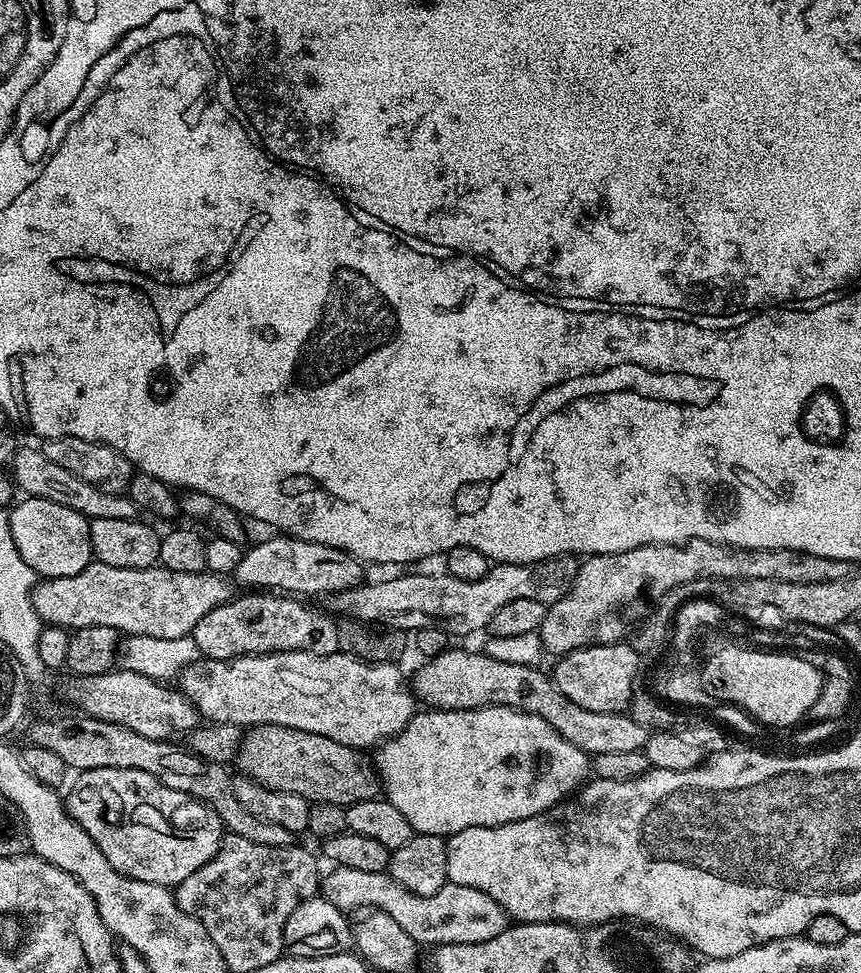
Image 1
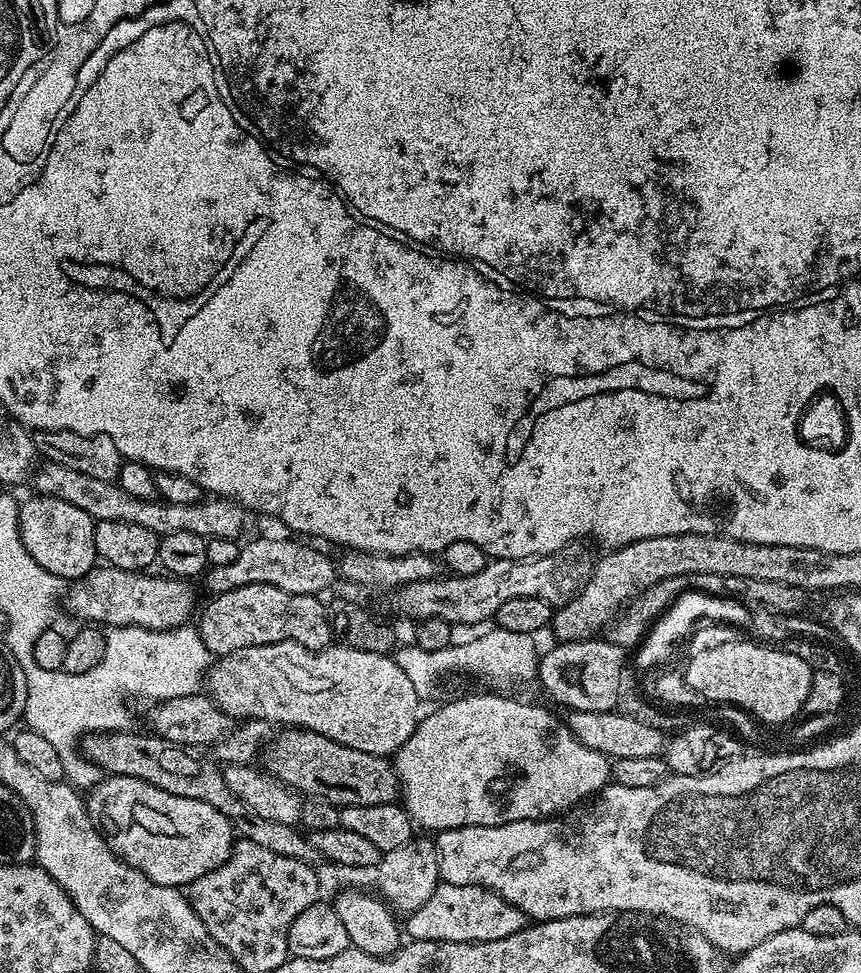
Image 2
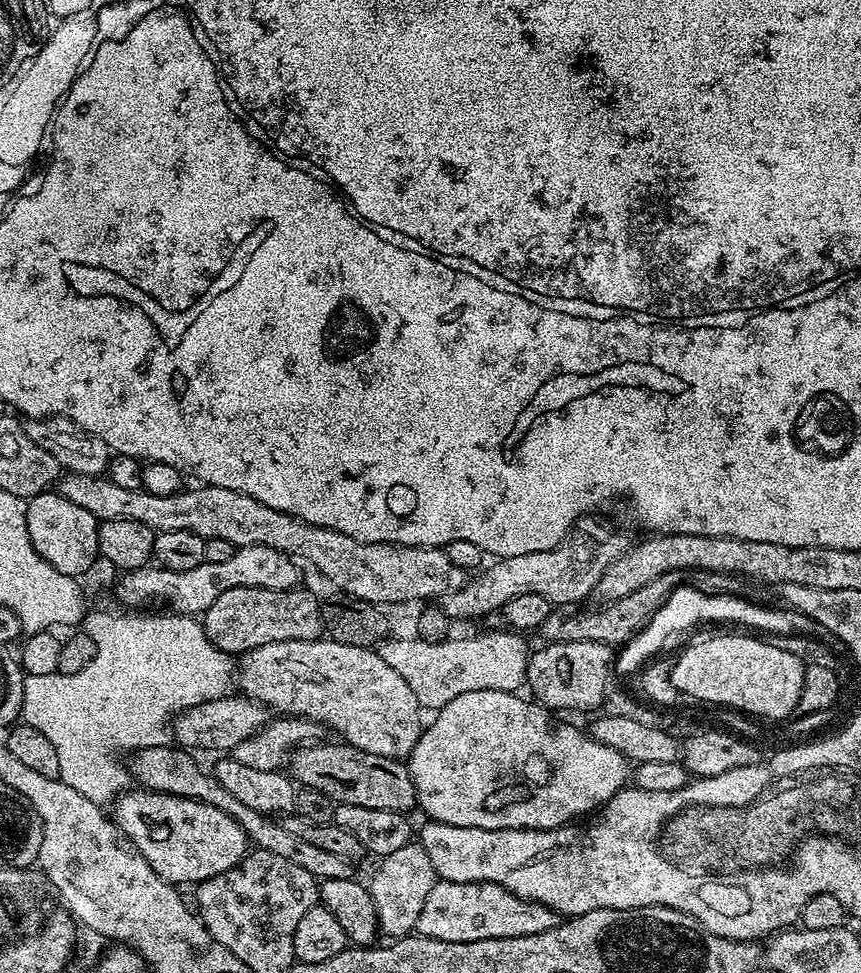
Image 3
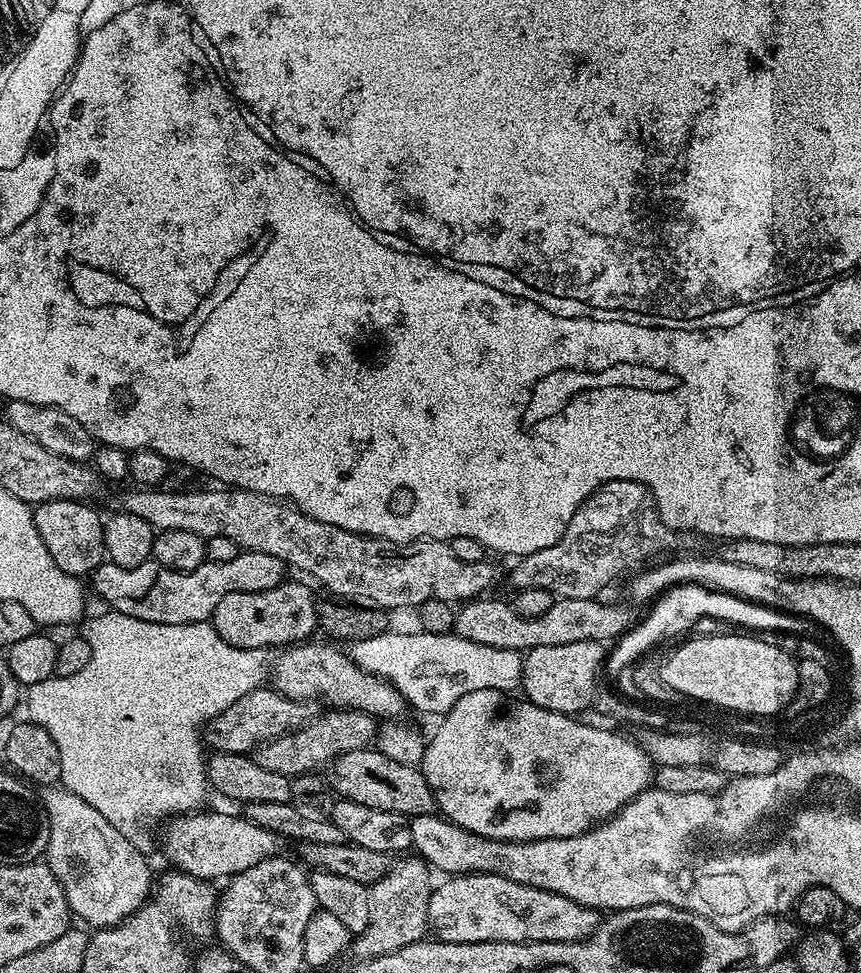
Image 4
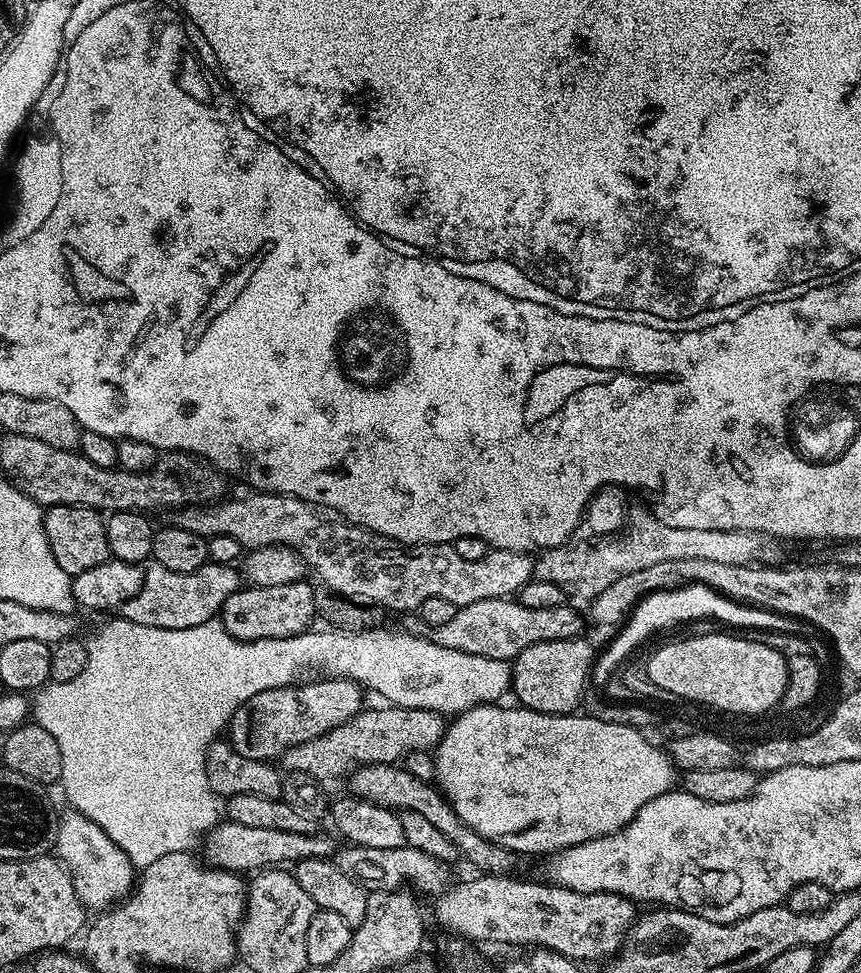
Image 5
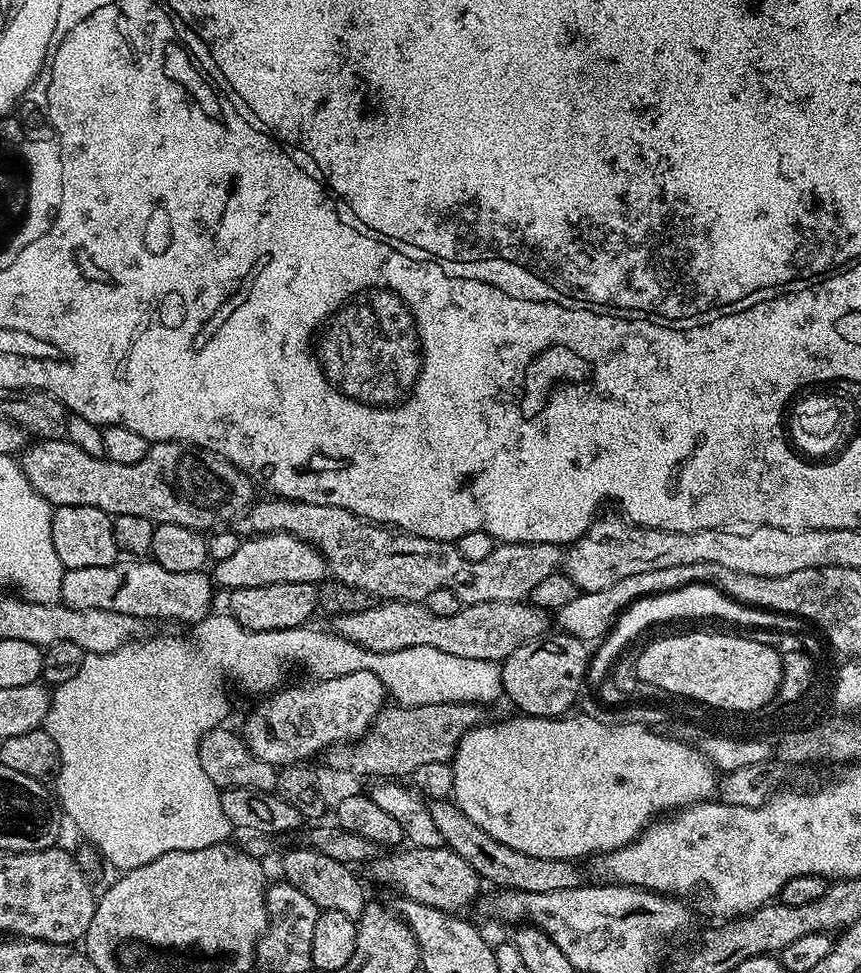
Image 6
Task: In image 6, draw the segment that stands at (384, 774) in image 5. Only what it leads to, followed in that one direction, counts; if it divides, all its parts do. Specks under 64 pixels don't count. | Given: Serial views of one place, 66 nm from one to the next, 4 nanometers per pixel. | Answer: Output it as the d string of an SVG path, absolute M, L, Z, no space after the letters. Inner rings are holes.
M429 799L427 801L430 818L434 818L434 826L438 830L441 841L454 850L461 858L466 858L470 866L479 874L485 885L497 884L495 887L509 892L529 892L530 894L551 894L554 890L570 890L582 882L580 864L574 860L558 858L534 858L534 854L522 854L522 850L514 850L514 846L506 846L506 842L498 842L498 838L490 838L478 822L466 818L455 800Z

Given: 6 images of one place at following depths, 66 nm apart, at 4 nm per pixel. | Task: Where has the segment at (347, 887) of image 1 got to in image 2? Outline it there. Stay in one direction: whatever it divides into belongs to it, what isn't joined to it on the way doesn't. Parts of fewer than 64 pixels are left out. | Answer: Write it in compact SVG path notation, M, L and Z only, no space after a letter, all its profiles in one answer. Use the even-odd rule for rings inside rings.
M443 882L426 902L422 902L422 906L418 906L418 910L411 912L407 920L406 932L411 939L442 942L486 942L506 938L506 934L518 934L518 930L526 926L524 912L489 888L454 886Z

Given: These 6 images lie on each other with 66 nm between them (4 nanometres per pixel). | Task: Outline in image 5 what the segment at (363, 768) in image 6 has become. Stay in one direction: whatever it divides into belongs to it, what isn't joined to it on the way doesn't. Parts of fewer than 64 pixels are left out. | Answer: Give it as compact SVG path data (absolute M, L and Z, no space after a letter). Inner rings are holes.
M365 707L354 718L334 730L326 730L310 742L290 746L278 757L278 764L285 773L310 774L310 778L329 782L335 776L347 777L362 764L400 764L411 752L435 750L444 737L446 720L441 713L417 708Z

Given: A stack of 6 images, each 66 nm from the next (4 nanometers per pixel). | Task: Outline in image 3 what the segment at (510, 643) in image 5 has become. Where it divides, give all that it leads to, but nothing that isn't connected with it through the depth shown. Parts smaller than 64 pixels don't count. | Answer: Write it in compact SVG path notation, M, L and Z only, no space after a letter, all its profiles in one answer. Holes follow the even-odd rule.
M685 570L683 572L667 572L654 582L646 582L646 586L639 588L634 594L626 594L622 598L605 603L604 608L588 608L585 612L580 610L554 610L542 622L538 629L539 635L544 635L545 641L553 644L562 642L602 642L609 646L623 646L628 640L634 639L640 631L654 618L654 614L662 609L664 603L670 598L673 591L681 585L697 588L702 592L714 595L732 594L737 591L737 577L722 572L702 572L699 570Z

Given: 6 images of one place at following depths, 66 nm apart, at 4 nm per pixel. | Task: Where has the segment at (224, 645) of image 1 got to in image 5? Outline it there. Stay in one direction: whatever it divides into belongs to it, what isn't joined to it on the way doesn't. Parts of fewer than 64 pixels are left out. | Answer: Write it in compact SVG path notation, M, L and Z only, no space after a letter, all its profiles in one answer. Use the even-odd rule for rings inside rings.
M307 579L298 582L290 582L286 586L266 586L257 588L255 586L241 586L220 607L219 620L224 623L226 630L234 634L239 640L261 640L262 638L290 638L294 634L302 634L313 627L312 620L317 619L316 607L314 606L314 594L316 588L308 585Z

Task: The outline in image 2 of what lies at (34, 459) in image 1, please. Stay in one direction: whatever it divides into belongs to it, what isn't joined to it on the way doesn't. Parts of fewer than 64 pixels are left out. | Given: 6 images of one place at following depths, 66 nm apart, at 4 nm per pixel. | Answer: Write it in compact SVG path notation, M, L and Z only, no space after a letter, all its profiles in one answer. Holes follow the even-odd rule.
M44 462L35 469L35 491L41 496L62 498L62 502L70 502L70 506L78 506L78 510L86 510L93 520L106 522L134 522L134 526L143 526L145 530L154 530L156 536L175 534L178 530L190 530L190 534L198 534L205 538L217 536L230 538L234 541L241 539L244 527L250 519L249 513L240 504L223 498L201 498L193 504L179 504L169 500L143 500L126 494L119 483L102 478L90 478L90 474L81 474L78 470L70 470L70 466L62 466Z

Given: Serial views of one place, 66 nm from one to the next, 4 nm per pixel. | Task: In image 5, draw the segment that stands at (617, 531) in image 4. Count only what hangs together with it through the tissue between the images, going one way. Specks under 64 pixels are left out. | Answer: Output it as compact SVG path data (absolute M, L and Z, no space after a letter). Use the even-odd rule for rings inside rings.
M601 490L588 501L588 507L580 518L580 524L556 548L539 553L534 564L534 572L539 579L554 582L569 597L581 596L584 602L602 594L606 586L618 582L626 574L634 574L634 570L642 570L646 566L655 566L657 562L670 562L674 558L707 558L709 562L726 562L729 566L746 566L758 564L772 566L780 556L781 541L765 532L743 532L742 530L682 530L682 526L666 526L651 511L644 508L631 508L624 490Z

